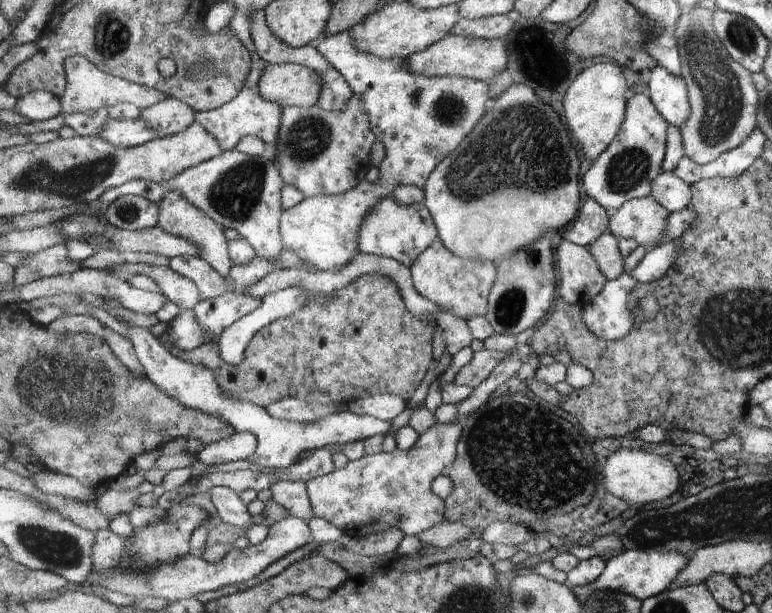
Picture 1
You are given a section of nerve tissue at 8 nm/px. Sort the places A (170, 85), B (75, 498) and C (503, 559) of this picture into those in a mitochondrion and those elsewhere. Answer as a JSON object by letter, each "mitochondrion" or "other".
{"A":"other","B":"other","C":"other"}

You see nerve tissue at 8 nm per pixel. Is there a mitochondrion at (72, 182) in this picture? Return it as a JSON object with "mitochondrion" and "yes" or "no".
{"mitochondrion":"yes"}

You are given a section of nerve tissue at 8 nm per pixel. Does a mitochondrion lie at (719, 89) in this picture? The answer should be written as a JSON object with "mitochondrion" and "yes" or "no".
{"mitochondrion":"yes"}

